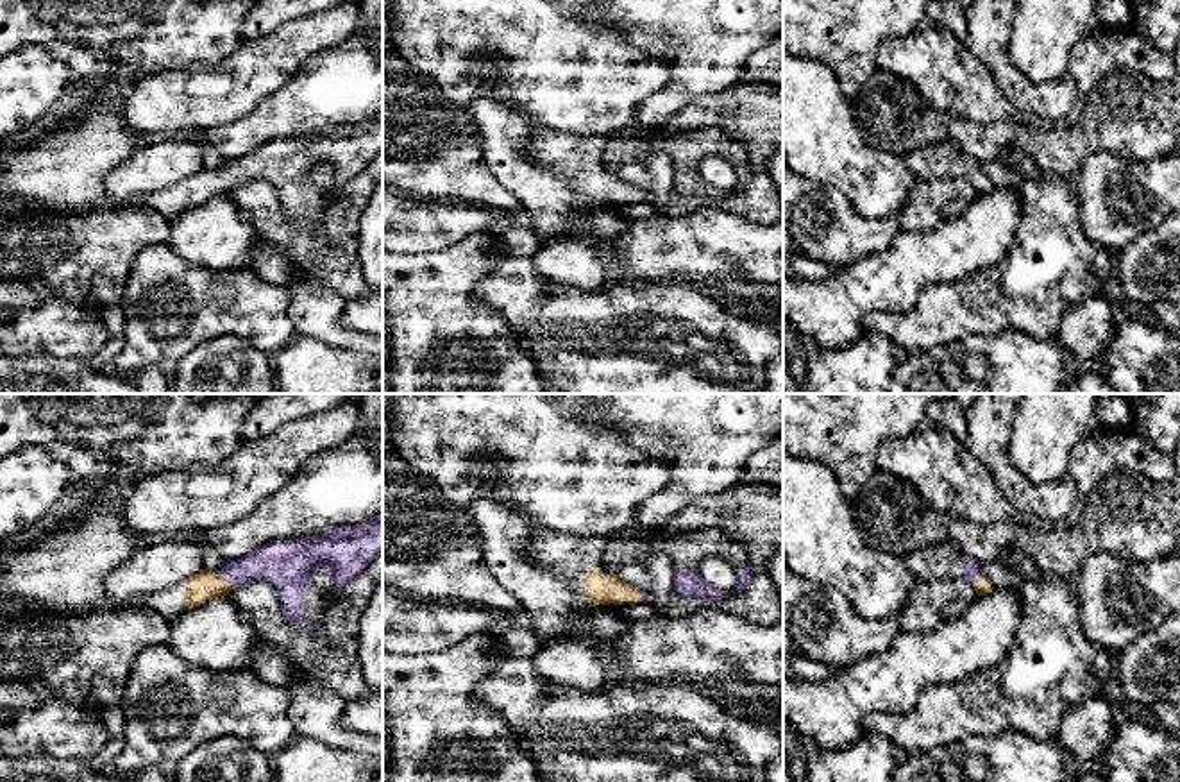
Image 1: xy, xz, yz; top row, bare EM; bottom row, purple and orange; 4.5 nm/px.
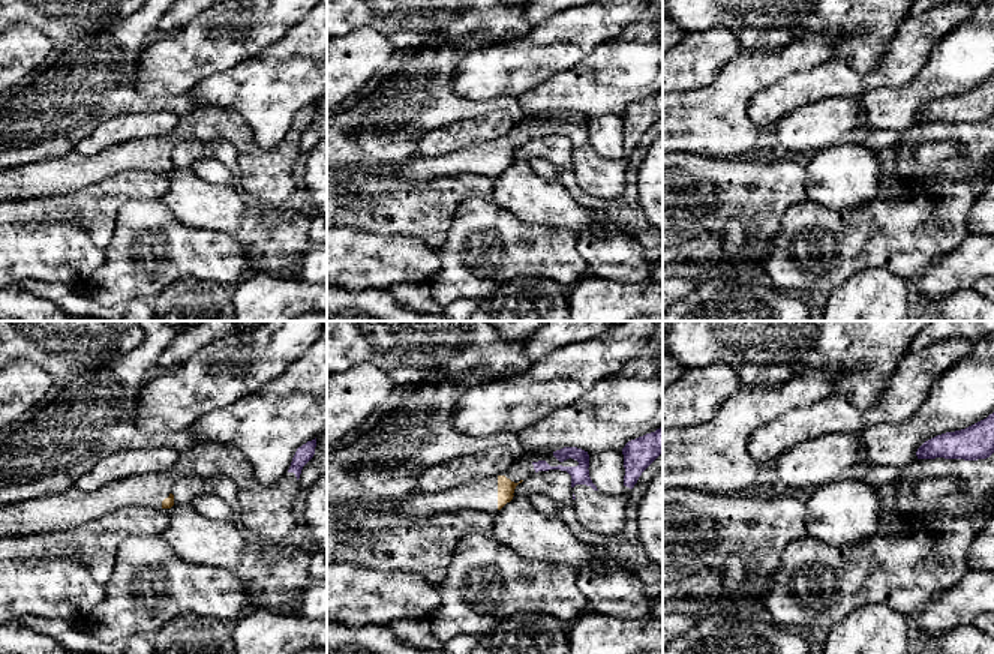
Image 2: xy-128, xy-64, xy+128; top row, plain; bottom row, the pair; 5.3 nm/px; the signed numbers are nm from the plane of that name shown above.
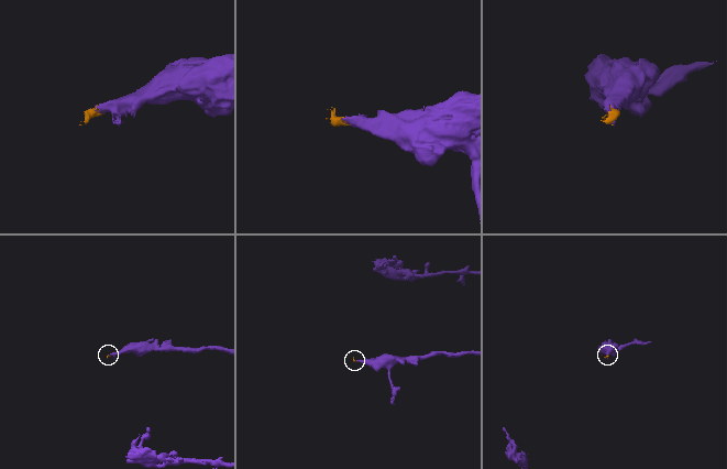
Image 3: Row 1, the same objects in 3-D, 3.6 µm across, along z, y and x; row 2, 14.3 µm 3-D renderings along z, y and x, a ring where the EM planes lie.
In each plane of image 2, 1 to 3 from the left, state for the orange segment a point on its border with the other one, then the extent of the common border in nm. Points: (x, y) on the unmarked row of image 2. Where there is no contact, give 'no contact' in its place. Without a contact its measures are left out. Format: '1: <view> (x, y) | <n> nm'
1: no contact
2: no contact
3: no contact

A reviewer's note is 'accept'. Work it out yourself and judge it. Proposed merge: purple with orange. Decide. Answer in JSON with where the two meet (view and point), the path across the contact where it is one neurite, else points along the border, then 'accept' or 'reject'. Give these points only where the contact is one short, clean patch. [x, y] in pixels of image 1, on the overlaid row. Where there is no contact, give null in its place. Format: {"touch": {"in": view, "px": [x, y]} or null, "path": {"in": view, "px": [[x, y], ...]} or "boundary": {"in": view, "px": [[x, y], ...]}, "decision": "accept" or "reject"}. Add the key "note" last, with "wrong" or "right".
{"touch": {"in": "xy", "px": [226, 580]}, "decision": "accept", "note": "right"}

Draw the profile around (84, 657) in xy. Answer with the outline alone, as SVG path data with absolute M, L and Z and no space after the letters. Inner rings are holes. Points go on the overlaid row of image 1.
M0 598L0 707L29 709L46 700L102 709L122 703L136 657L170 639L170 621L138 603L104 603L80 612Z

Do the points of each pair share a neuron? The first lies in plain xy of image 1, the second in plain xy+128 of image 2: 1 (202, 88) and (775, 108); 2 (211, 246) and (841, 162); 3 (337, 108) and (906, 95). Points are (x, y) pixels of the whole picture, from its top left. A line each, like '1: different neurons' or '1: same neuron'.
1: same neuron
2: same neuron
3: same neuron

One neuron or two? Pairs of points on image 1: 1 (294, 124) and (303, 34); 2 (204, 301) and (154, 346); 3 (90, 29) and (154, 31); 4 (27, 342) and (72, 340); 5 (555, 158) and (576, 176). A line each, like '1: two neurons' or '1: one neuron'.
1: two neurons
2: one neuron
3: one neuron
4: one neuron
5: one neuron

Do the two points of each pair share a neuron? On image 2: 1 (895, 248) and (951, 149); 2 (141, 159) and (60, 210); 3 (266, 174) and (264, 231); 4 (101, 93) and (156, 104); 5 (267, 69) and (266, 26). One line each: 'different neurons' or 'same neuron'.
1: same neuron
2: different neurons
3: different neurons
4: same neuron
5: different neurons

